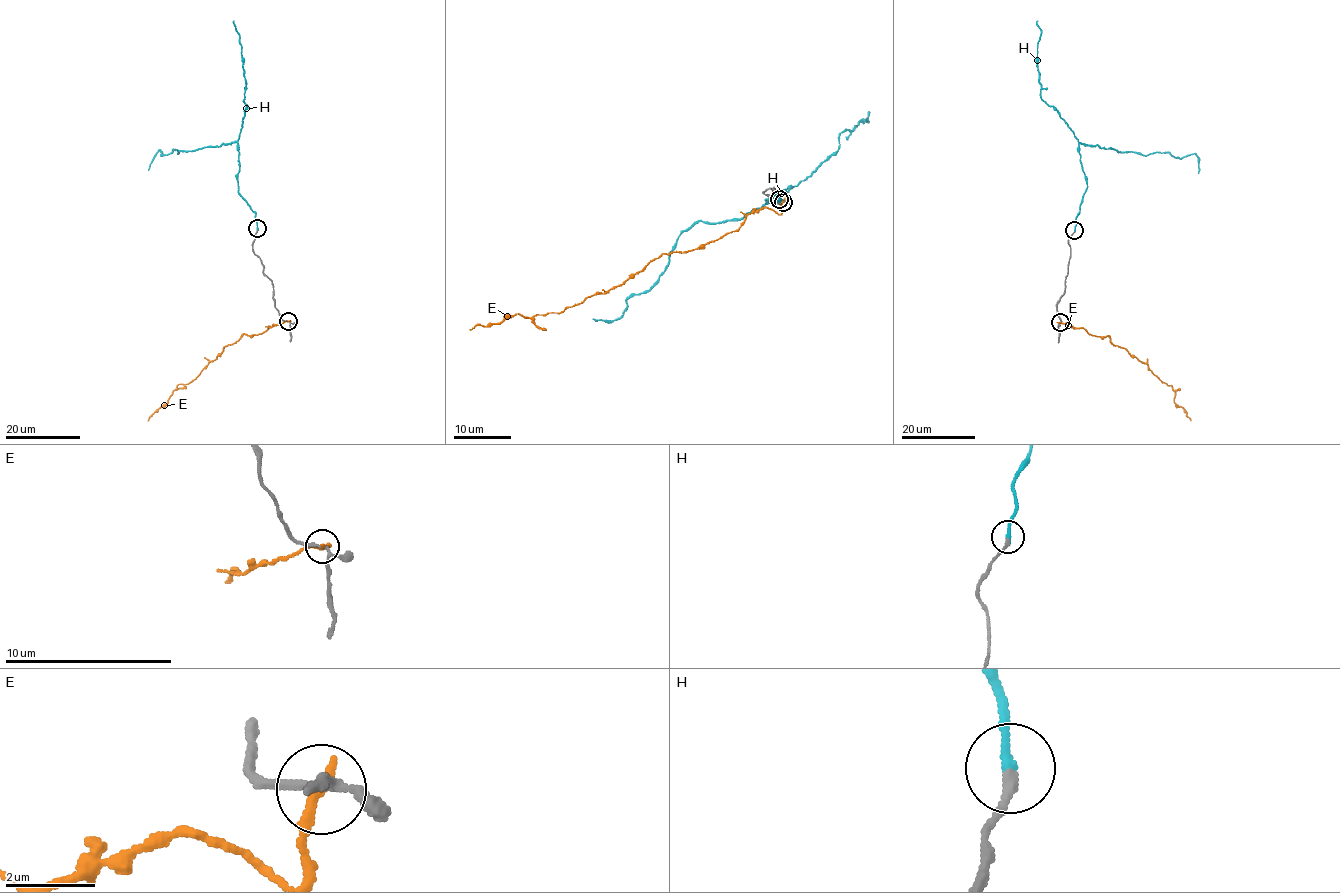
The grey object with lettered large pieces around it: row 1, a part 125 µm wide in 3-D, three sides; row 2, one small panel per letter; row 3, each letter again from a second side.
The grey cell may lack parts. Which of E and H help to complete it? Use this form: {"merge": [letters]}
{"merge": ["H"]}

